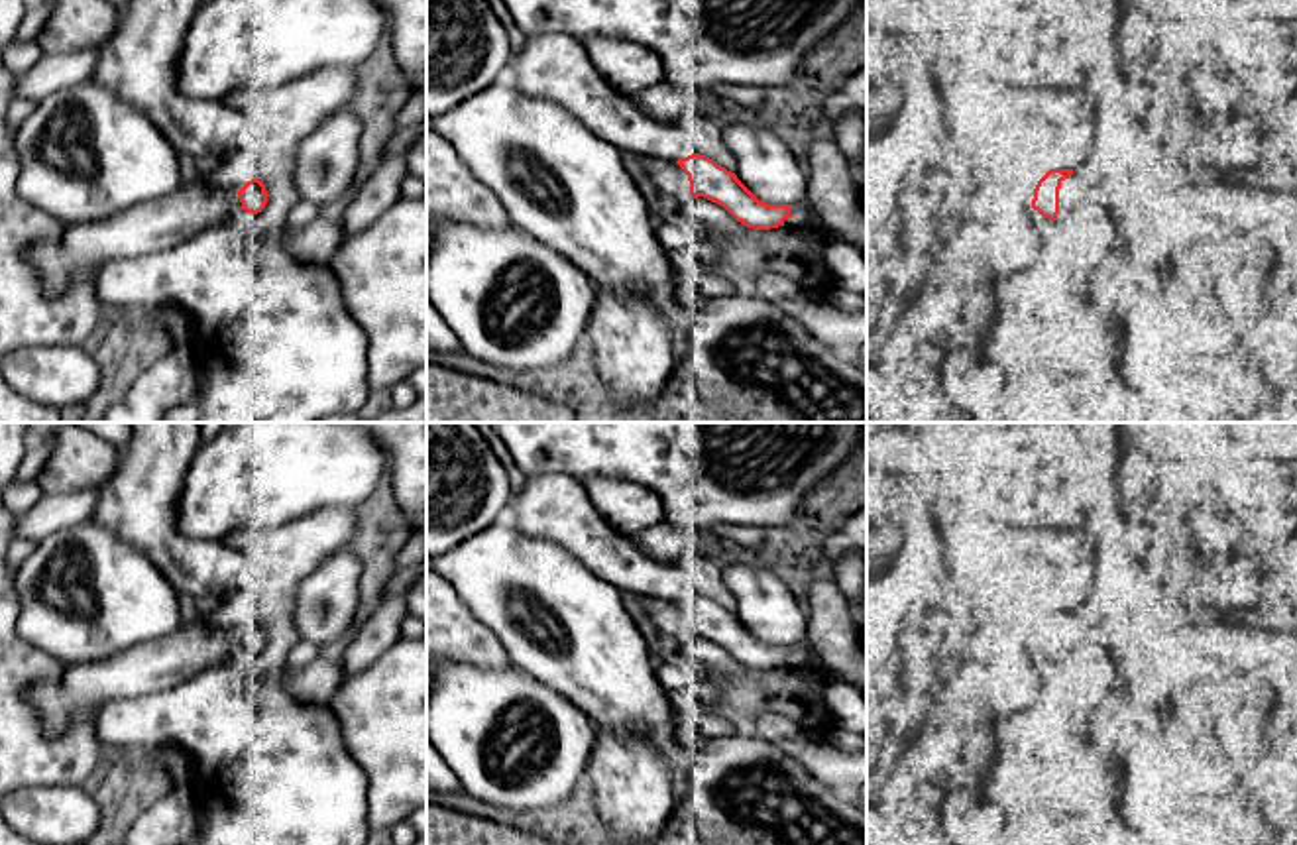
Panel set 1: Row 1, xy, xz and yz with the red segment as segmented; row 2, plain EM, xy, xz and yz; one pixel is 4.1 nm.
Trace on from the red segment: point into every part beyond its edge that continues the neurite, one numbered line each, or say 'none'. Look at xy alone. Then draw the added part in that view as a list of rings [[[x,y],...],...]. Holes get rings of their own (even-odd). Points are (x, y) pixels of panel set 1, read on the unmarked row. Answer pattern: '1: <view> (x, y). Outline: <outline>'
1: xy (79, 692). Outline: [[[181,625],[169,637],[138,643],[110,658],[63,664],[53,682],[35,682],[26,694],[45,733],[59,737],[75,721],[96,717],[108,702],[173,688],[212,664],[228,662],[240,648],[236,629]]]

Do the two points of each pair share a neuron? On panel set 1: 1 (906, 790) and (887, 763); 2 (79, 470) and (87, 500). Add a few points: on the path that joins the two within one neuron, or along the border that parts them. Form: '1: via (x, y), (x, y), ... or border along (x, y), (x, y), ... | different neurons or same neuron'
1: via (901, 785), (887, 769) | same neuron
2: border along (103, 484), (44, 496) | different neurons

